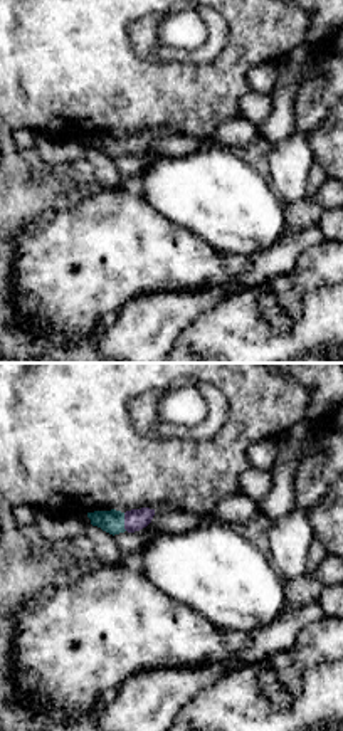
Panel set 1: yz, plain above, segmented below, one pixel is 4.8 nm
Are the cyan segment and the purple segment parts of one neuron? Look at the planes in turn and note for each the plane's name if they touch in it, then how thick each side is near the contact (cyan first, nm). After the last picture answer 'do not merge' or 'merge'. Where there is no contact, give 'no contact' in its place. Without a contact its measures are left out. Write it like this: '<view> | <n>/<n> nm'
yz | 110/110 nm

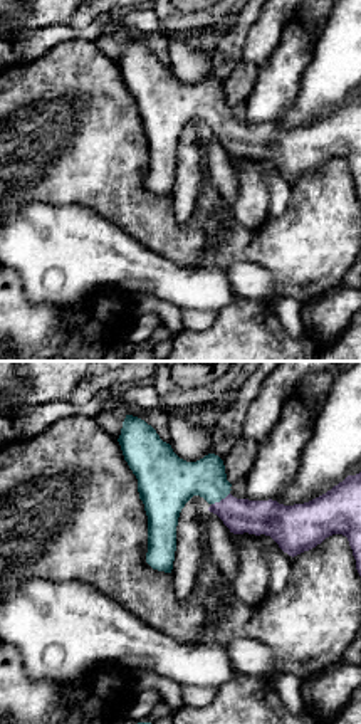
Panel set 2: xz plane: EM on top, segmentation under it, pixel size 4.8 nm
xz | 240/170 nm

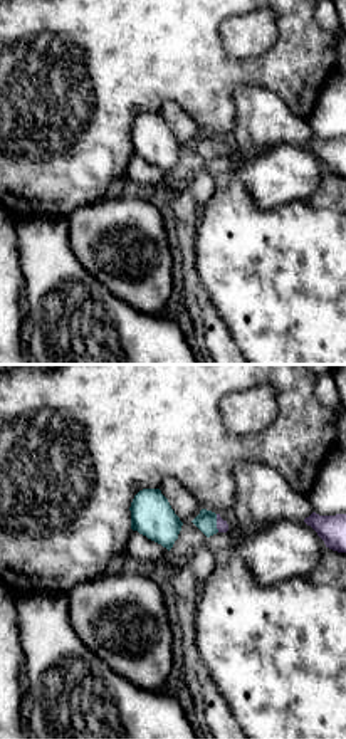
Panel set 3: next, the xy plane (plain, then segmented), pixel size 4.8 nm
xy | 100/60 nm

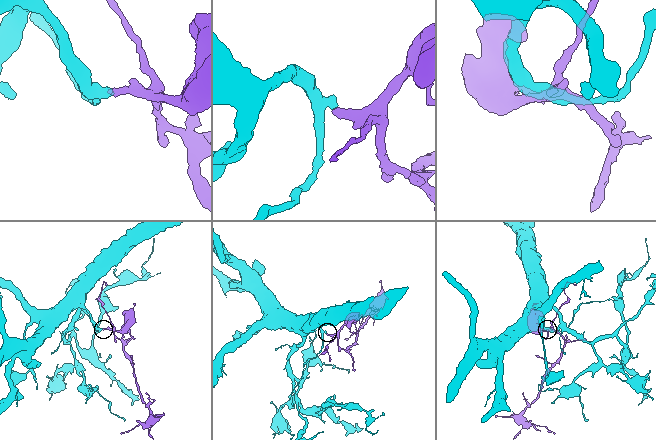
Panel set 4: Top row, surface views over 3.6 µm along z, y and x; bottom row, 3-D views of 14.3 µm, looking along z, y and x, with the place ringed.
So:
merge

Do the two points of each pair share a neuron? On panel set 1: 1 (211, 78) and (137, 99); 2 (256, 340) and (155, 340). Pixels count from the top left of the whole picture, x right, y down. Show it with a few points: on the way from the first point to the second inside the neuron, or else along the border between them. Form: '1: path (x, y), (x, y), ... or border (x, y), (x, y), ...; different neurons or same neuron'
1: path (192, 96), (155, 98); same neuron
2: border (204, 313), (172, 345); different neurons

